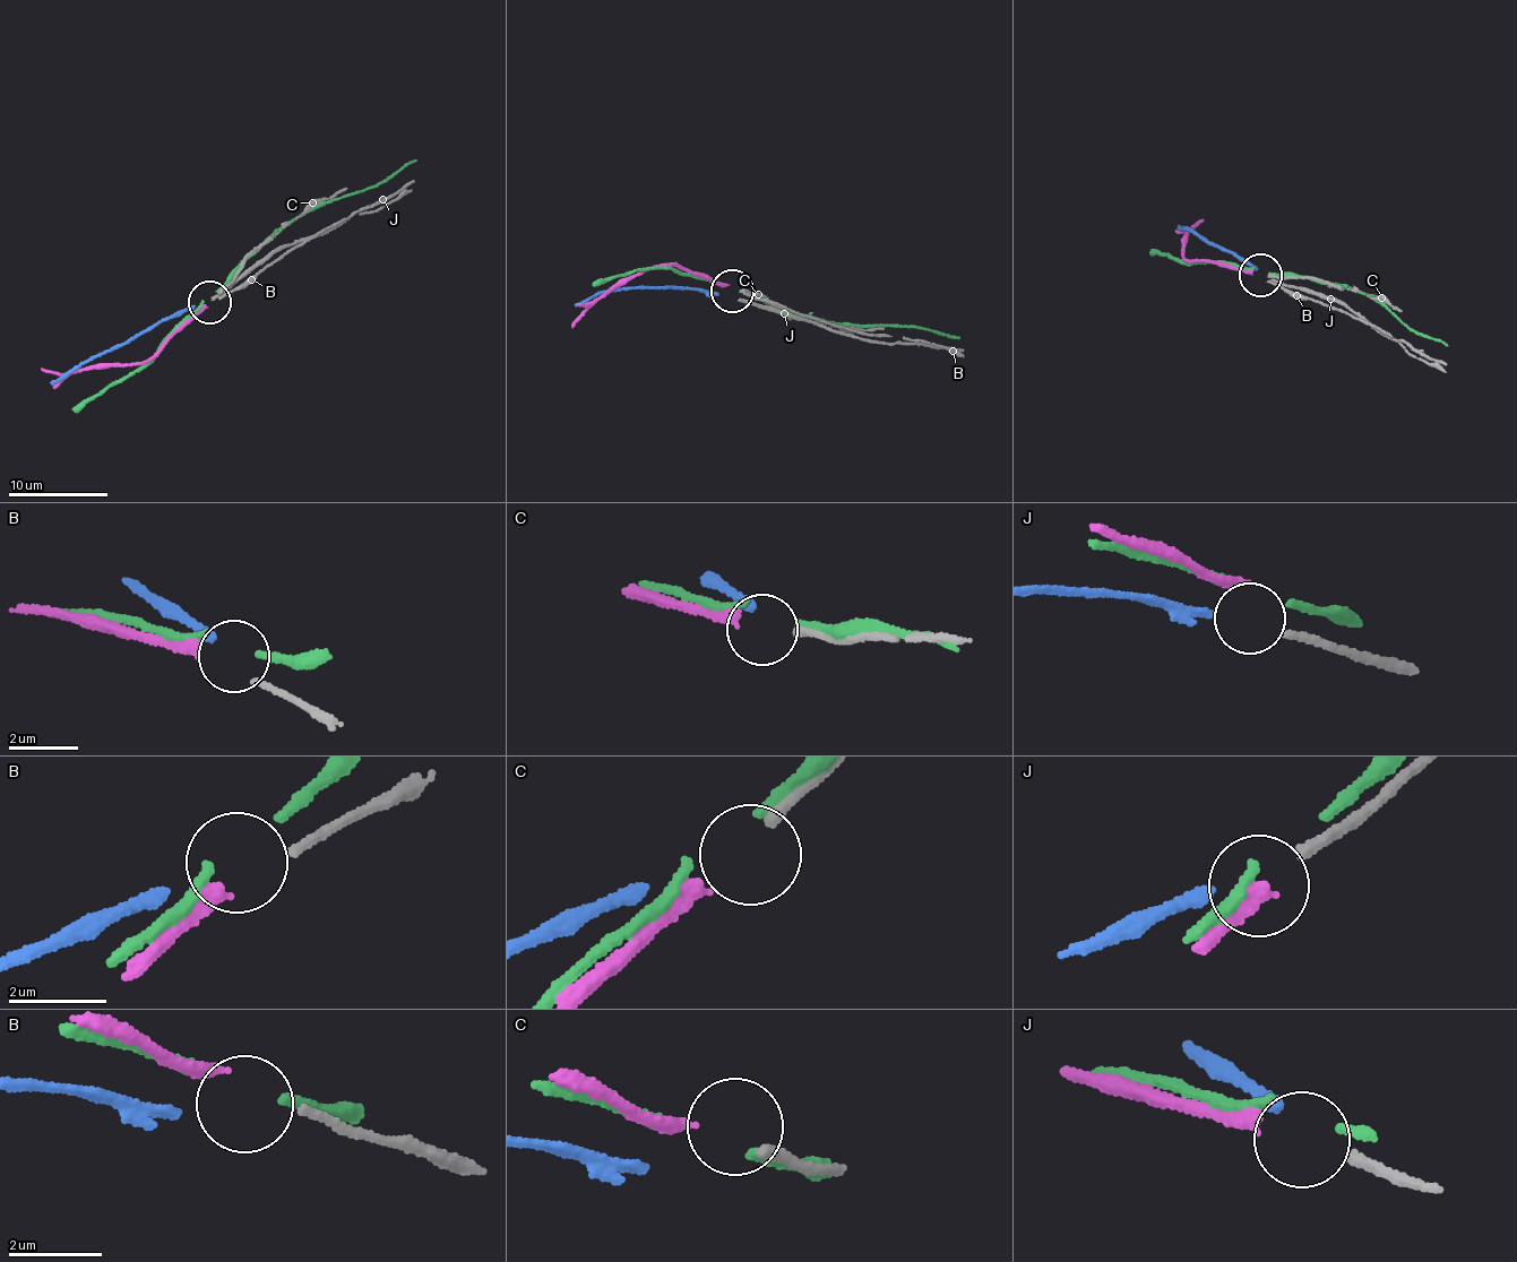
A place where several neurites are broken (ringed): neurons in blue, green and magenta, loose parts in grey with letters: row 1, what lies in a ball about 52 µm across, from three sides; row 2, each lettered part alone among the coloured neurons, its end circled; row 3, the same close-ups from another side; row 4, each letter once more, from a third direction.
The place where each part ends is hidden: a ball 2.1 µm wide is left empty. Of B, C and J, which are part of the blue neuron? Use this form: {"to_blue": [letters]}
{"to_blue": ["J"]}

